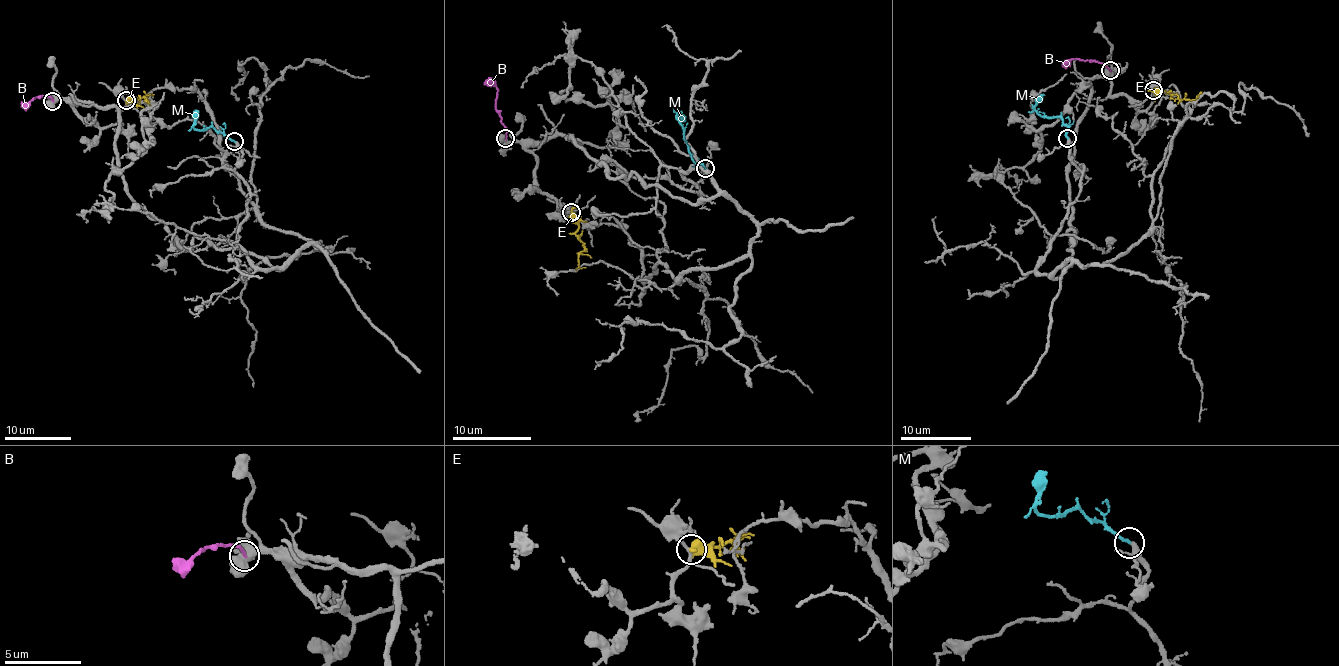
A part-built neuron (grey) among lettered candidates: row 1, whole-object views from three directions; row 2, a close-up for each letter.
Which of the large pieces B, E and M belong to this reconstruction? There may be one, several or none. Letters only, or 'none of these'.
M

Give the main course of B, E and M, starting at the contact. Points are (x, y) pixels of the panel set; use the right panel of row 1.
B: (1111, 71), (1101, 63), (1071, 59), (1063, 66)
E: (1152, 91), (1172, 91), (1180, 98), (1194, 99), (1202, 92)
M: (1067, 138), (1068, 129), (1059, 116), (1040, 116), (1035, 110), (1043, 95)

